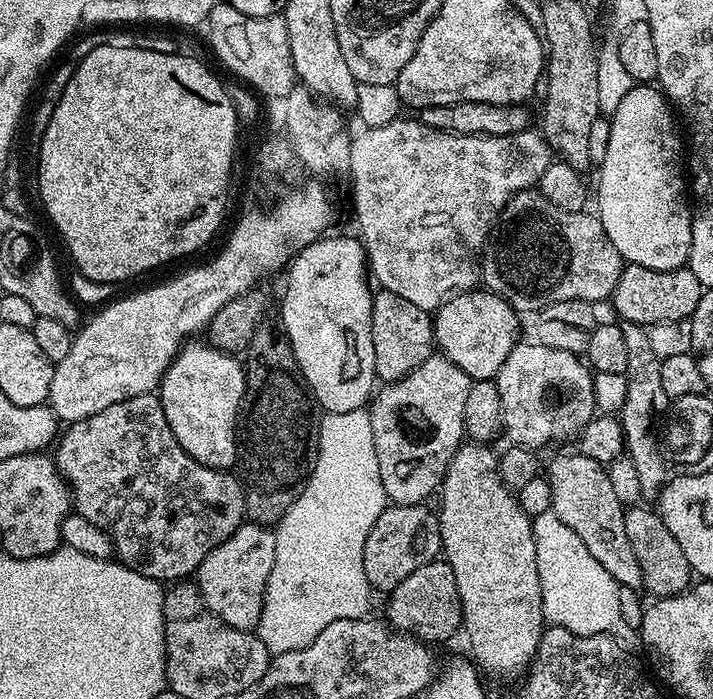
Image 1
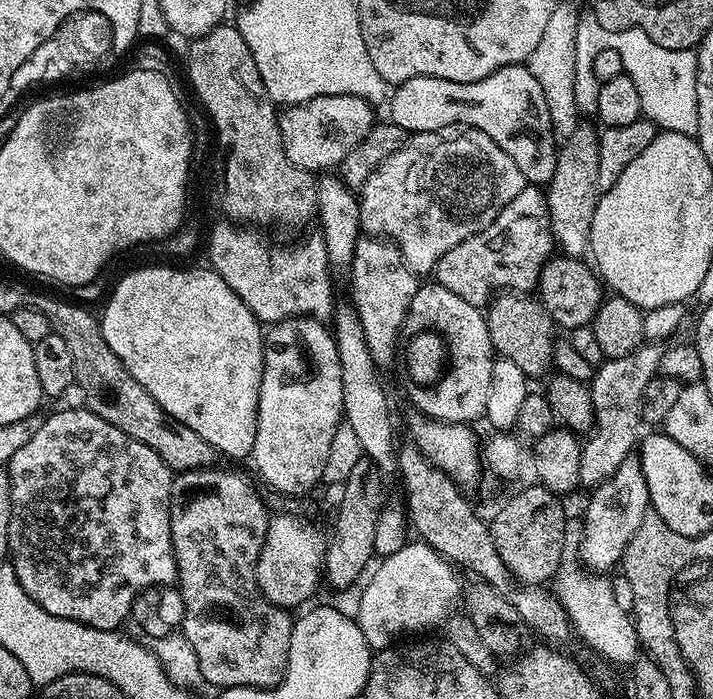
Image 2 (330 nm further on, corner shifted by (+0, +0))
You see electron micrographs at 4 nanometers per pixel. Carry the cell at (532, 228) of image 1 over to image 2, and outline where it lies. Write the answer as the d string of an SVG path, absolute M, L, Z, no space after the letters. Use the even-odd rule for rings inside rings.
M525 186L522 194L518 194L518 198L510 209L510 217L512 216L512 228L507 228L504 222L497 222L491 228L487 228L484 232L470 237L466 242L462 242L458 246L454 246L454 250L450 250L440 260L438 265L439 283L449 288L454 294L458 294L466 302L477 306L484 306L489 303L488 287L493 284L494 287L500 288L496 290L511 290L516 294L528 294L537 287L538 281L541 279L542 273L549 263L552 248L554 250L554 239L552 228L548 218L548 204L545 200L545 189L532 188Z

